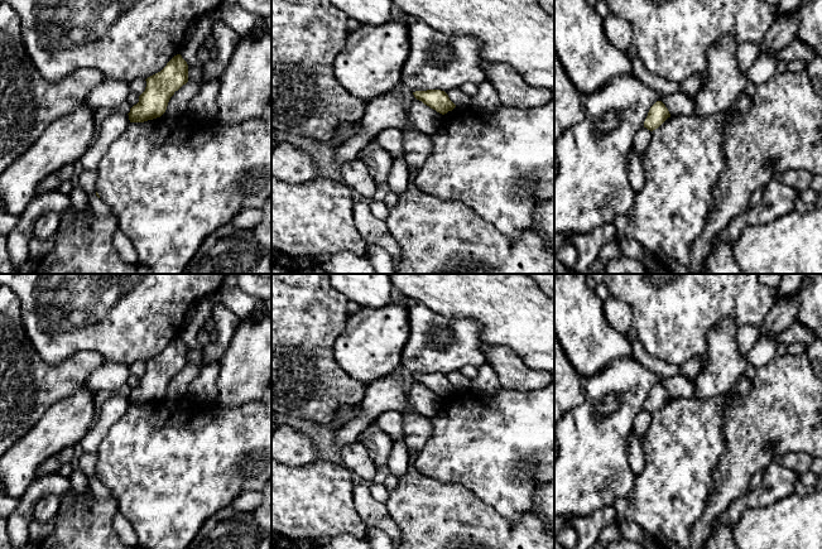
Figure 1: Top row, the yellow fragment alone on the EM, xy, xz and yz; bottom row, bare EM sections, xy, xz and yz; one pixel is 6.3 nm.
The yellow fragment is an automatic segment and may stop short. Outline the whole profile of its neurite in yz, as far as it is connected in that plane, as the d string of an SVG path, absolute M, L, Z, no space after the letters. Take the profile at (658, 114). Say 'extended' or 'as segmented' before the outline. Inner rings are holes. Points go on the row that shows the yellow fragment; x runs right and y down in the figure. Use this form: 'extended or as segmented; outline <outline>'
as segmented; outline M657 101L649 110L648 116L644 121L644 127L653 131L658 129L670 114L662 101Z

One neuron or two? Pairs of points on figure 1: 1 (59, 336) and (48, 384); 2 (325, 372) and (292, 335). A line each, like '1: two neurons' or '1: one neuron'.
1: two neurons
2: one neuron

